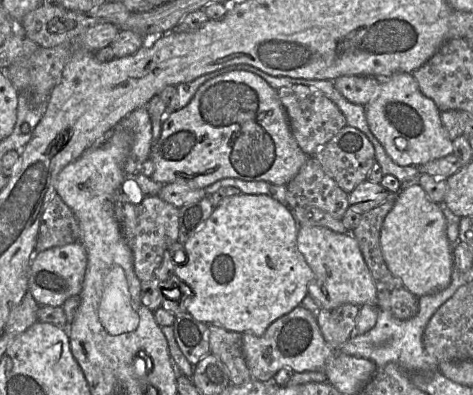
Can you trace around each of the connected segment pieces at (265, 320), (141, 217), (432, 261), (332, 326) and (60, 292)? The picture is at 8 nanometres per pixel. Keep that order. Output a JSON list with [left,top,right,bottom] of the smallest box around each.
[[175,194,313,336],[121,196,180,282],[380,183,454,297],[317,304,360,349],[28,241,87,306]]

